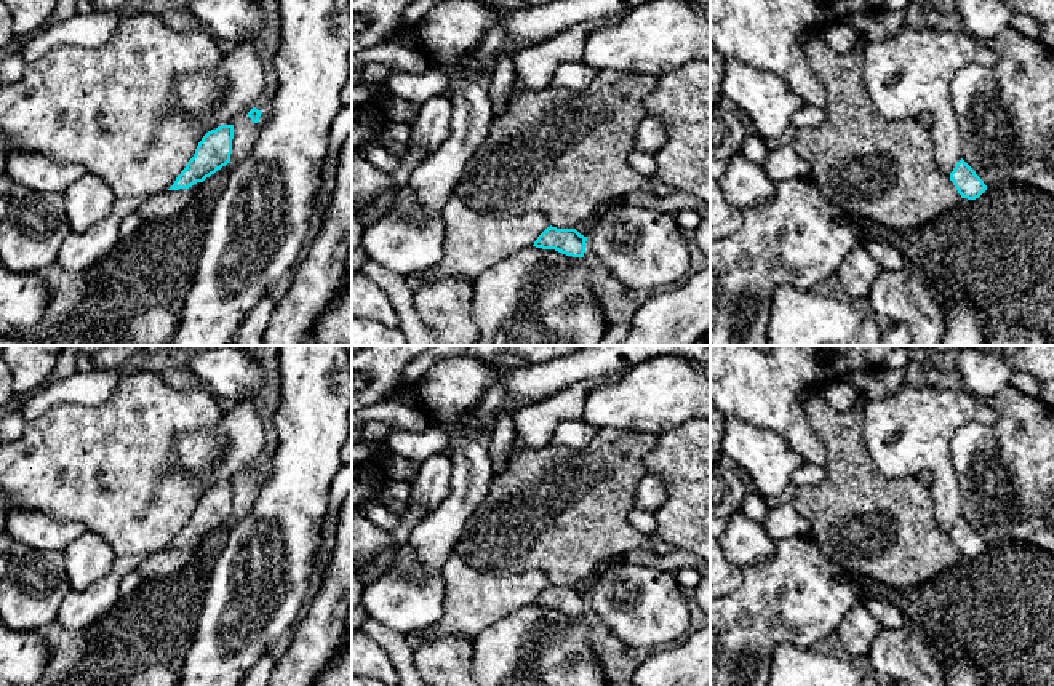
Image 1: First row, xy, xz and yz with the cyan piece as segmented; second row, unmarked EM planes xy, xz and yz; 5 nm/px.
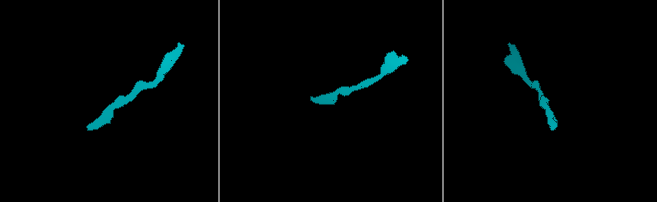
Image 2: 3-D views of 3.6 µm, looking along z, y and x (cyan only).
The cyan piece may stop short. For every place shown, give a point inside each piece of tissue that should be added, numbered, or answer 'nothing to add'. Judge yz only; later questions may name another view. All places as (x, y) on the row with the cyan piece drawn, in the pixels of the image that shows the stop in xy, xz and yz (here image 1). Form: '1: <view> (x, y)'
nothing to add

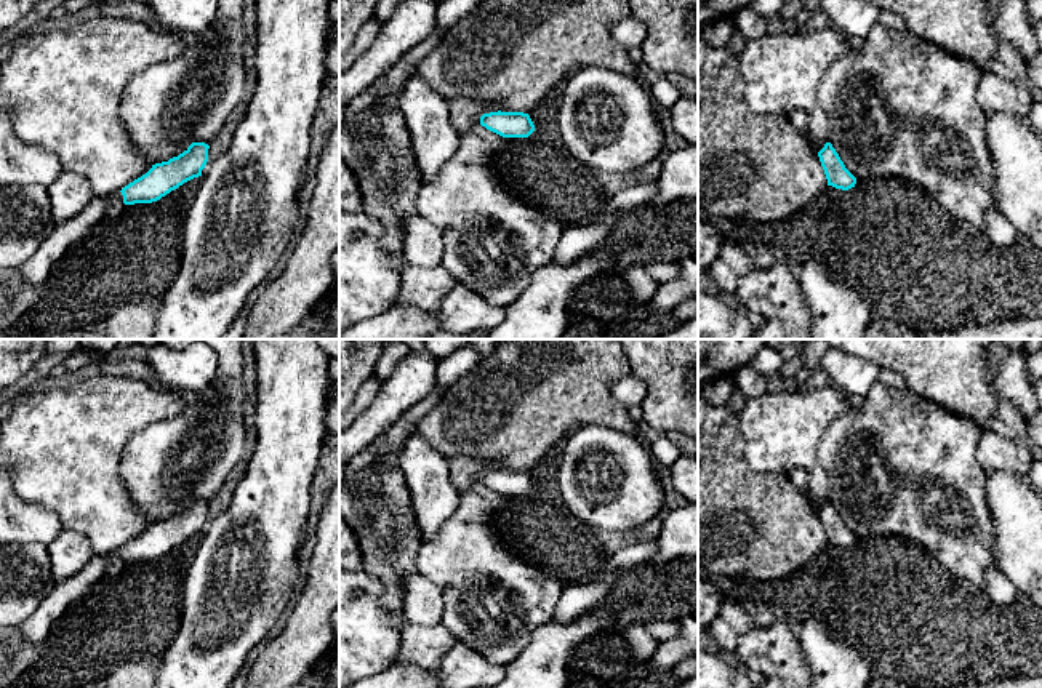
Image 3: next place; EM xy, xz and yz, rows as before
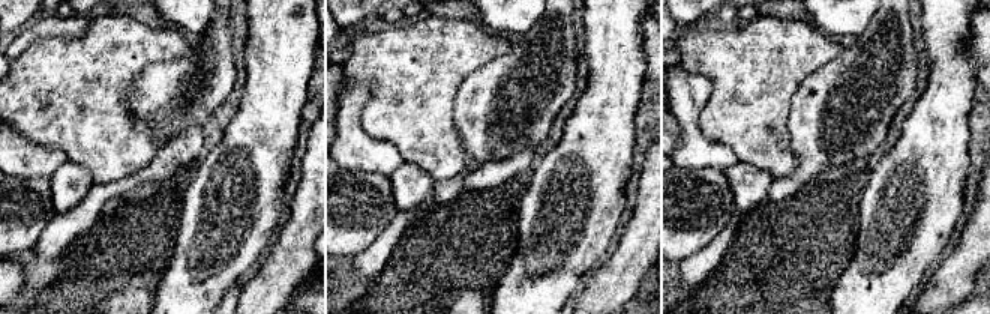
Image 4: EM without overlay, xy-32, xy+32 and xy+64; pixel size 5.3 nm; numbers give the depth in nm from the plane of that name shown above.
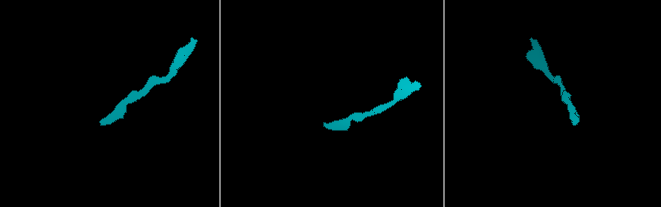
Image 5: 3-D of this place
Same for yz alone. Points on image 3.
nothing to add

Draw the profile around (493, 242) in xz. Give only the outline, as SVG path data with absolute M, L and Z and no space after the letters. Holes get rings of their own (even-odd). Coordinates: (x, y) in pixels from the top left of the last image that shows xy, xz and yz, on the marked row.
M482 125L458 134L459 144L453 157L431 184L421 187L416 211L440 229L440 266L456 285L471 288L491 306L506 307L530 285L533 274L551 262L563 226L527 203L520 190L512 190L498 174L496 162L509 147L509 138Z

